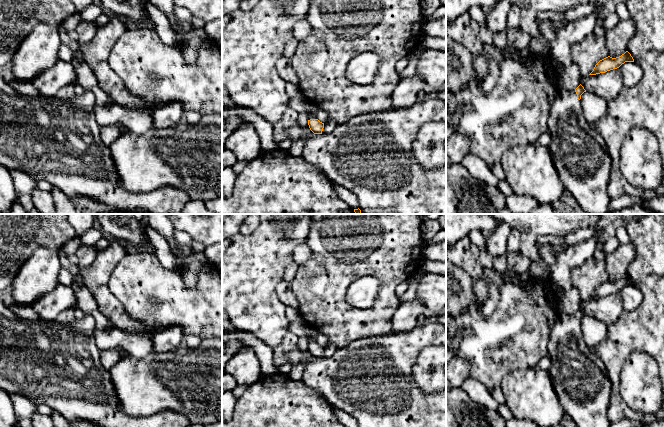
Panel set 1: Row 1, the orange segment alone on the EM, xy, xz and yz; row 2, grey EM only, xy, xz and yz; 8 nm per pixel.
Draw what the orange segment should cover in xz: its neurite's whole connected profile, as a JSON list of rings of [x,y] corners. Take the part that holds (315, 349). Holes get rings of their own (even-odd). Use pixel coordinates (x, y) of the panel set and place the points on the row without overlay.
[[[308,325],[305,336],[308,340],[308,349],[314,358],[322,358],[324,347],[320,346],[314,339],[319,331],[312,325]]]

